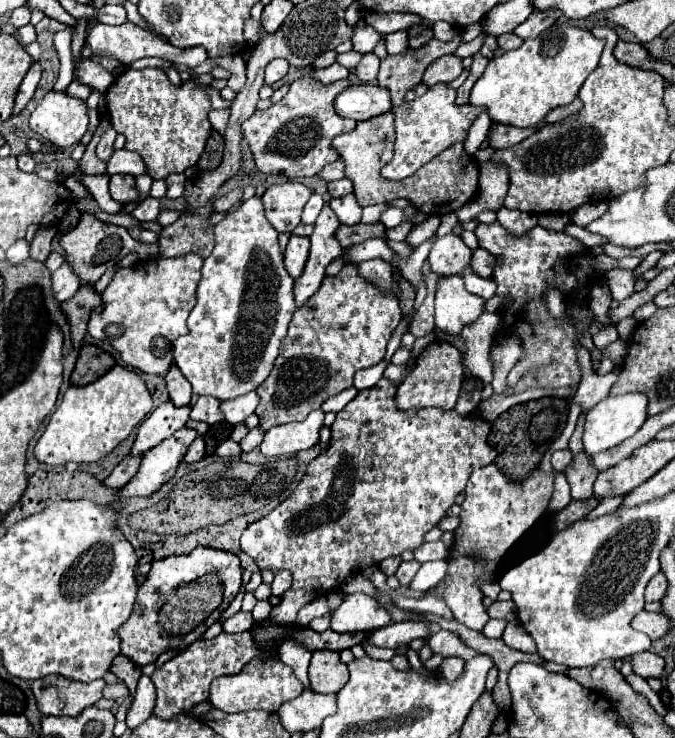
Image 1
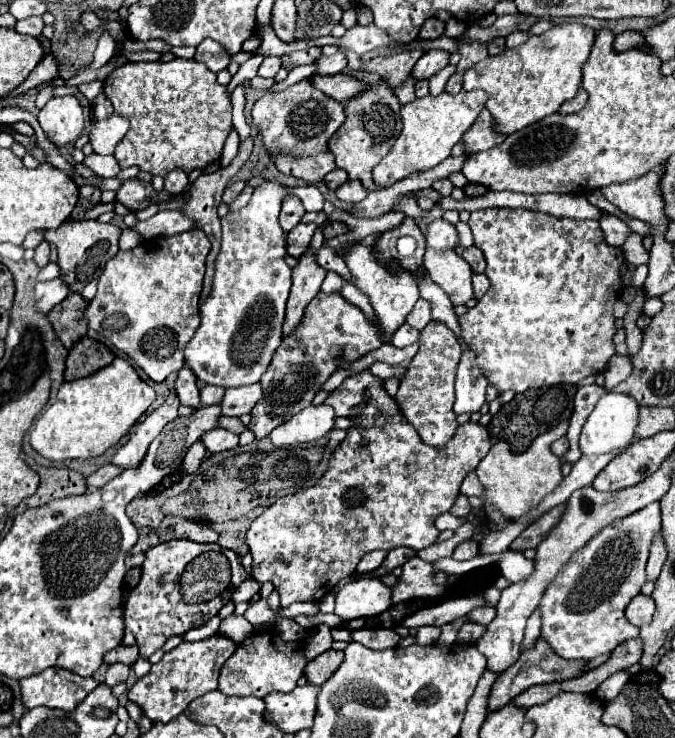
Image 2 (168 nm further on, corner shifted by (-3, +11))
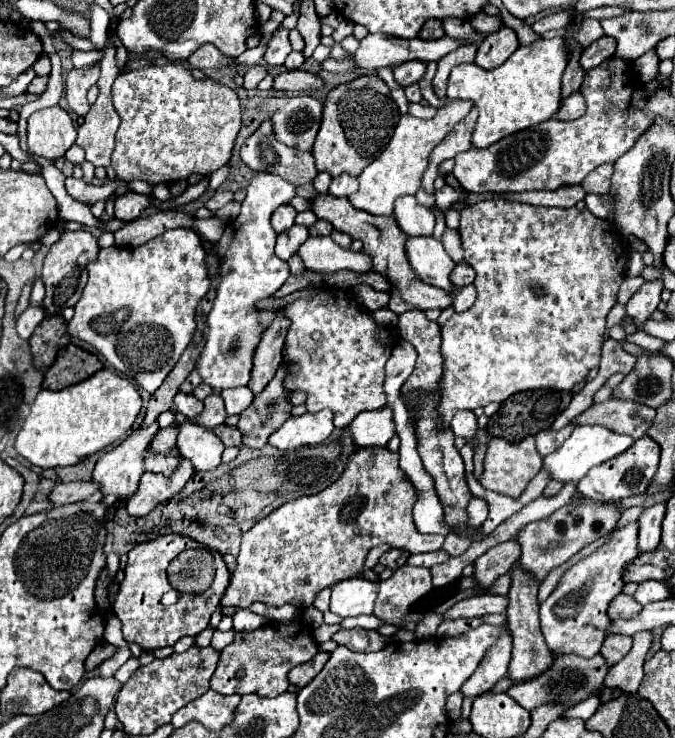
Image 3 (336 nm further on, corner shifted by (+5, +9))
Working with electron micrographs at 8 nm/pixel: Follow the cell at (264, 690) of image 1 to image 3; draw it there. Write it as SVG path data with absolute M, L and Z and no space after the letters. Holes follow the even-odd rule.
M274 621L250 633L236 633L234 641L220 653L218 667L210 679L210 689L222 695L256 693L260 697L276 697L284 693L290 685L290 669L310 661L318 651L318 645L314 643L310 631L312 629L302 621L290 625Z

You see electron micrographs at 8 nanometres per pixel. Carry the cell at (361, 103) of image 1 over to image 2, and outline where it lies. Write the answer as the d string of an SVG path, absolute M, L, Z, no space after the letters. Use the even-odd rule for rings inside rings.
M336 73L336 75L312 75L310 83L314 87L318 87L322 93L326 93L328 97L346 103L350 97L354 97L356 93L364 91L368 85L364 81L358 81L350 75L344 73Z

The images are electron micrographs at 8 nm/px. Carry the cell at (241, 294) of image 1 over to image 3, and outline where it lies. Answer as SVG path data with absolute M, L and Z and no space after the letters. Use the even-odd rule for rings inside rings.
M258 173L246 191L248 195L242 201L240 215L226 225L222 239L214 245L220 259L220 285L212 311L208 313L208 339L196 363L202 381L214 391L248 385L254 367L254 347L258 347L262 337L262 325L258 323L260 309L256 303L272 297L290 277L288 263L274 253L277 233L270 218L276 207L296 197L294 185L278 175Z

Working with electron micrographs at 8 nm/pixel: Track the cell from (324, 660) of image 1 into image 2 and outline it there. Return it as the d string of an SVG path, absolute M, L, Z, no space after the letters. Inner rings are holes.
M328 649L322 655L318 655L316 659L308 661L308 665L304 669L306 681L312 685L322 685L324 681L328 681L332 677L334 669L338 669L338 665L342 663L342 657L344 657L342 651Z

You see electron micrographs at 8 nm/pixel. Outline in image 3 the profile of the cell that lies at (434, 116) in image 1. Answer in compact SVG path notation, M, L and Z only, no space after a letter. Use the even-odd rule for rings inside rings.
M448 101L446 105L438 107L436 115L432 119L418 119L412 115L402 115L394 135L388 143L388 147L382 151L382 155L378 159L374 159L358 177L360 181L360 189L348 197L348 201L362 209L368 211L372 215L392 215L394 211L394 201L402 195L416 195L416 191L420 189L420 181L422 175L428 167L428 155L430 151L446 137L446 133L450 129L454 129L454 125L458 121L462 121L470 109L474 107L474 103L470 101Z

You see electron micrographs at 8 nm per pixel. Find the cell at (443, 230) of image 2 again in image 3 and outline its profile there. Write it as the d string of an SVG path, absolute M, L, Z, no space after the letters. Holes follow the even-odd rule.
M404 195L396 201L394 217L400 229L410 237L428 237L434 231L434 213L418 205L412 195Z

